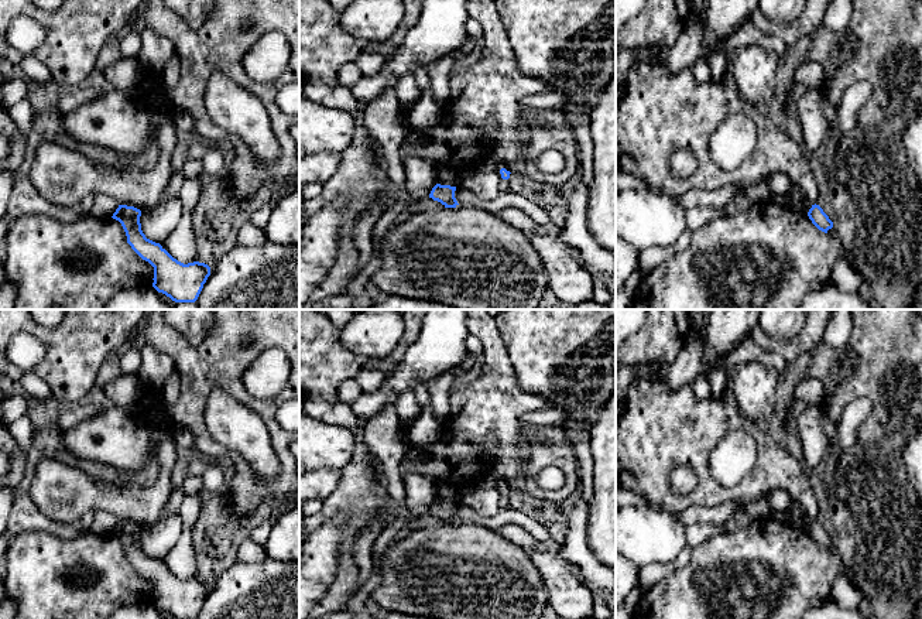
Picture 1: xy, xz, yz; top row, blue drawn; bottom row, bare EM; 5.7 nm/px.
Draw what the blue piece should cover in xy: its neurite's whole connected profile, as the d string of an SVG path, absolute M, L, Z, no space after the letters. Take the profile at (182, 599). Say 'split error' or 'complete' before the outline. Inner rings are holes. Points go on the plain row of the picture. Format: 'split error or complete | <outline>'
complete | M119 521L112 534L121 540L131 565L154 584L152 603L175 619L195 619L210 592L210 584L199 578L184 581L174 575L160 560L145 554L140 533L140 526Z

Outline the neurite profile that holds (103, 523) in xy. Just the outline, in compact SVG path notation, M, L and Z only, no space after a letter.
M95 509L93 521L89 527L89 531L96 536L109 536L113 533L119 521L120 520L113 513Z

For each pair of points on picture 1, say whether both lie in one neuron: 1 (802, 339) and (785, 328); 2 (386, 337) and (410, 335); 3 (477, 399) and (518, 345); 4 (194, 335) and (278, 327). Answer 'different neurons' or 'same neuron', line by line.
1: different neurons
2: different neurons
3: different neurons
4: different neurons

